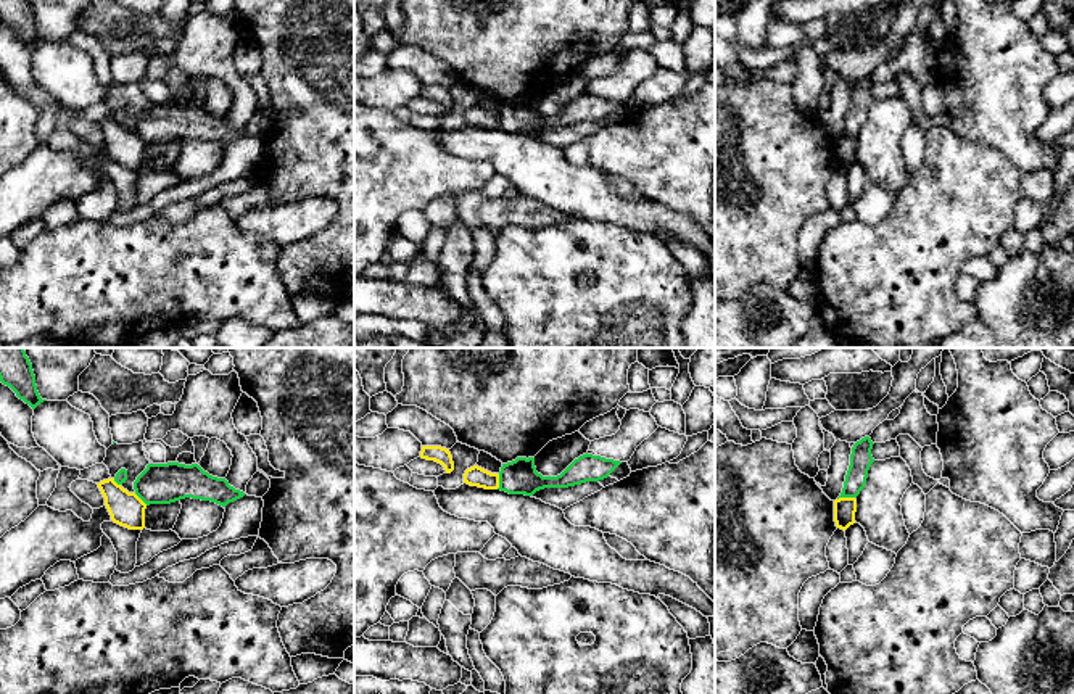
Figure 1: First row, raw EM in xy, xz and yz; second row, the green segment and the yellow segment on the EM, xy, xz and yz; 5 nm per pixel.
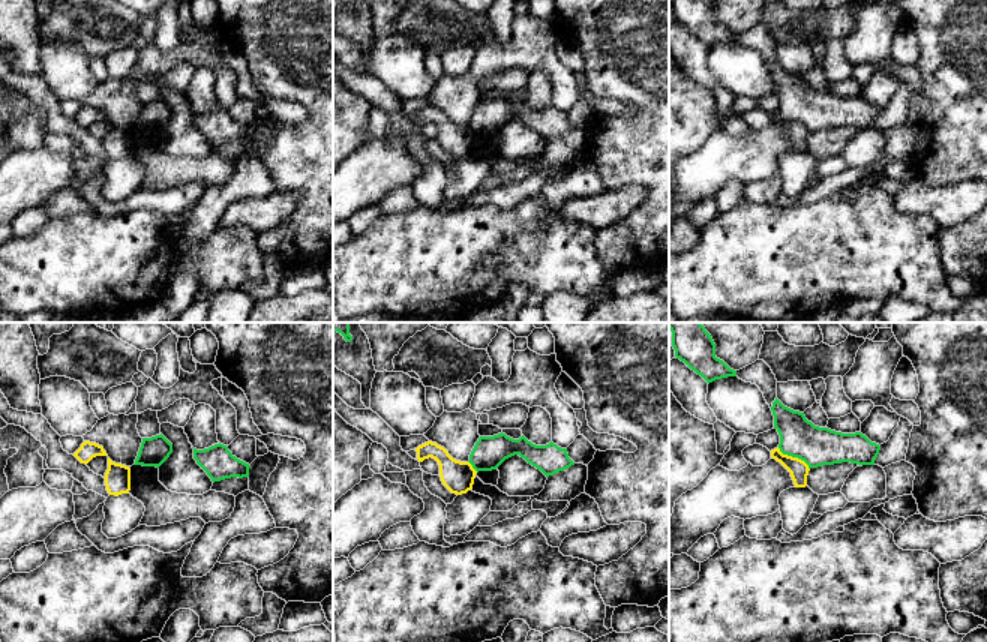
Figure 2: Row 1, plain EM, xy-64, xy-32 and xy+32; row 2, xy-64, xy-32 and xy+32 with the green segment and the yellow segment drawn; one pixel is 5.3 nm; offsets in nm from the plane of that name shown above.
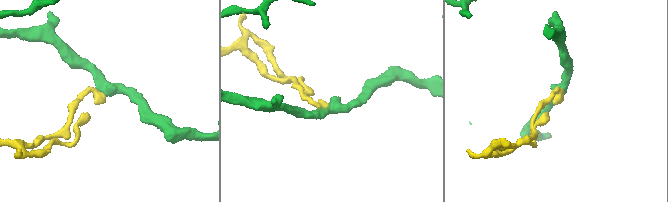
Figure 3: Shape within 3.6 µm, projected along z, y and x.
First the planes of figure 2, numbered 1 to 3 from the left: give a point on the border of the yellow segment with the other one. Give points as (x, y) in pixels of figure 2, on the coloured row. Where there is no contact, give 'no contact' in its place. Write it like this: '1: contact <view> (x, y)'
1: no contact
2: contact xy-32 (473, 467)
3: contact xy+32 (794, 456)

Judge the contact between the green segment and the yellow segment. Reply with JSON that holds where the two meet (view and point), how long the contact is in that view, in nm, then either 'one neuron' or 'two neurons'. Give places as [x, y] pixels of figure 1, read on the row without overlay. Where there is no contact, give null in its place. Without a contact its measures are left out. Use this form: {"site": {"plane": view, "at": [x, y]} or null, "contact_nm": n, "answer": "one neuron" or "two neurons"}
{"site": {"plane": "yz", "at": [846, 136]}, "contact_nm": 90, "answer": "two neurons"}

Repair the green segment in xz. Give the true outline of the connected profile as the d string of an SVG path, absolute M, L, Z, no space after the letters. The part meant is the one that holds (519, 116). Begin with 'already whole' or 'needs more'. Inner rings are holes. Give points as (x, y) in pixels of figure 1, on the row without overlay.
already whole; M583 93L575 98L560 114L543 116L536 111L535 97L517 97L502 103L499 127L509 134L533 135L544 127L568 127L586 121L607 118L622 101L601 95Z

